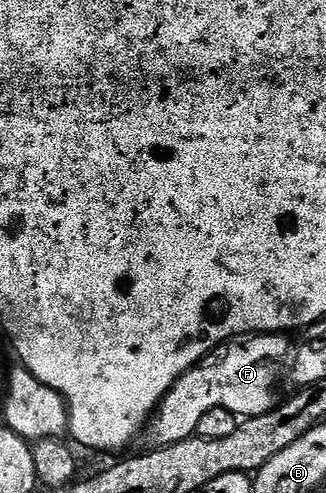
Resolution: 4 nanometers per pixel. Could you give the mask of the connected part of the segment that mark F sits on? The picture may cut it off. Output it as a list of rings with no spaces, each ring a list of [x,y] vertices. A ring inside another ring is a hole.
[[[254,334],[241,342],[231,343],[221,353],[223,356],[219,360],[211,359],[199,364],[197,368],[188,369],[158,405],[152,417],[148,432],[154,435],[153,443],[165,446],[189,440],[197,433],[200,418],[204,418],[208,410],[223,408],[235,412],[240,418],[272,411],[280,400],[277,364],[286,355],[287,359],[292,352],[292,344],[290,348],[286,340],[289,339],[282,334]]]

